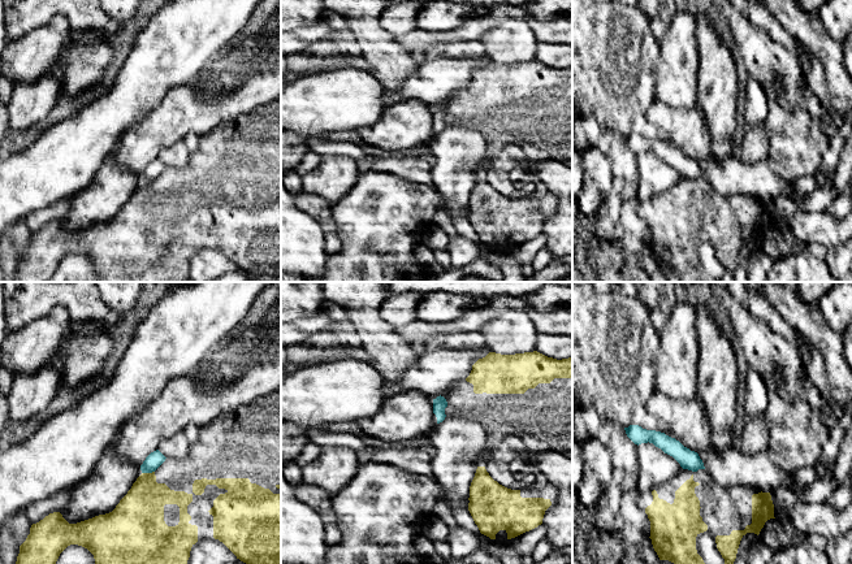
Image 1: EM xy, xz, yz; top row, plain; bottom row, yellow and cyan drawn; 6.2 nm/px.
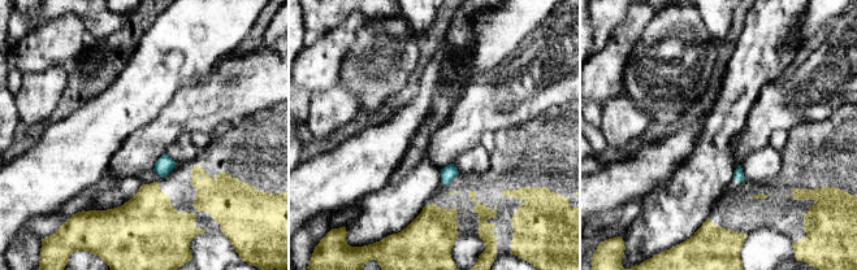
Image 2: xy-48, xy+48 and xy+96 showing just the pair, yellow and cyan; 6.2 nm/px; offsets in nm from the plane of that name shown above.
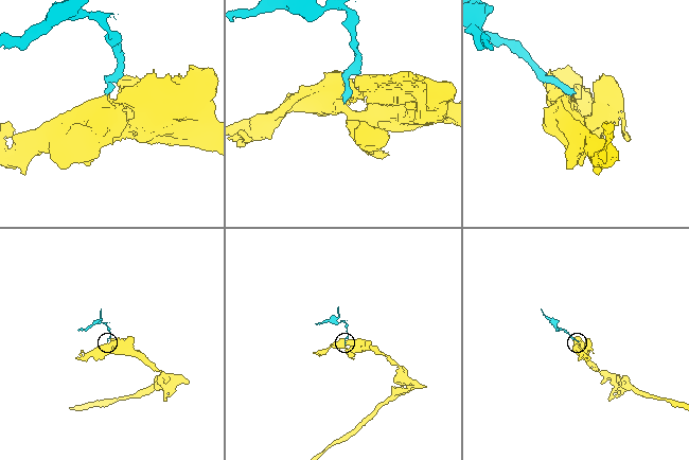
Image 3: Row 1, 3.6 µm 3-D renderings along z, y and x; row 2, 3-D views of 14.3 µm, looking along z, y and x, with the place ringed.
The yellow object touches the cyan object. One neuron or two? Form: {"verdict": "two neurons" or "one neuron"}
{"verdict": "two neurons"}

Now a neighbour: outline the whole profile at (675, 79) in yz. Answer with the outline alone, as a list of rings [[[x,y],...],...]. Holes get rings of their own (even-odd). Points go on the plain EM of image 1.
[[[689,10],[674,14],[659,43],[654,73],[654,97],[672,108],[693,108],[697,103],[697,22]]]

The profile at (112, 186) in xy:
[[[107,159],[94,181],[70,198],[62,226],[77,233],[112,221],[140,183],[140,175]]]

